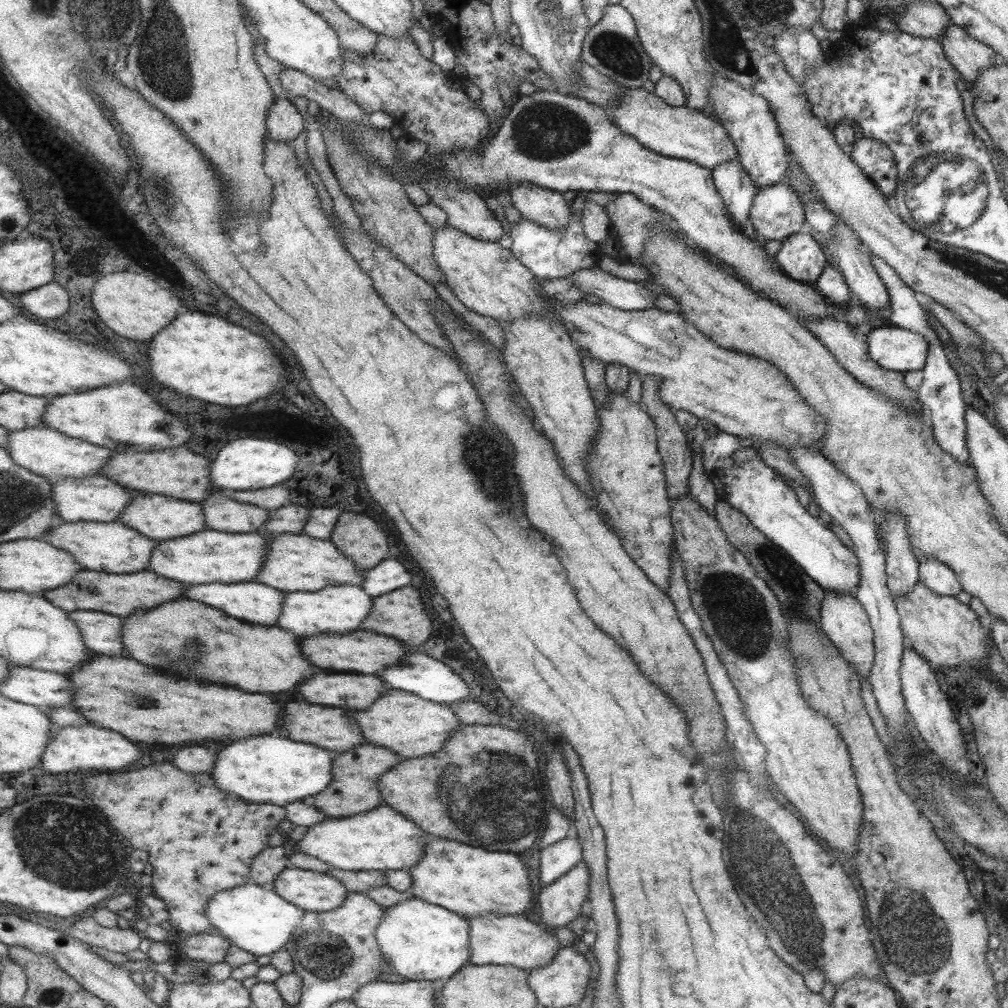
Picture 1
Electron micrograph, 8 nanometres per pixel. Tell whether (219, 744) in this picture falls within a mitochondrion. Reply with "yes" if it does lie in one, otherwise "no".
no

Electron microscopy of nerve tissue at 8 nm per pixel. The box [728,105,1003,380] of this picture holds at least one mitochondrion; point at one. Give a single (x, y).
(947, 194)

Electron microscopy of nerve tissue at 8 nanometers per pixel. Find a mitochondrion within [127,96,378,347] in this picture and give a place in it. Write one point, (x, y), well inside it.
(159, 188)

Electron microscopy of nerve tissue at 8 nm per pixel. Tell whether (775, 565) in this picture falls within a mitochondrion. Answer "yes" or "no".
yes

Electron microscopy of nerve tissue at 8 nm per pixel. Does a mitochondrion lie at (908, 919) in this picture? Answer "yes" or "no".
yes

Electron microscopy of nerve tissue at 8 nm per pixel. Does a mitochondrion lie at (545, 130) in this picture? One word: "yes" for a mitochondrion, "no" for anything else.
yes

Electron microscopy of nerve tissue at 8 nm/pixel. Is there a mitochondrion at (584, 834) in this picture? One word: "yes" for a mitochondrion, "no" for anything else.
no

